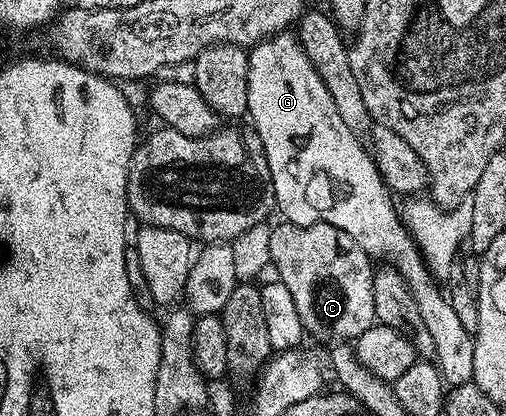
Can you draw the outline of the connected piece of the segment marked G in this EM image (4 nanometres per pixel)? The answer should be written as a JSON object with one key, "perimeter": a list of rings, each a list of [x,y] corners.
{"perimeter":[[[284,31],[250,46],[247,54],[247,111],[251,117],[250,128],[261,139],[265,159],[269,163],[269,175],[275,192],[275,204],[278,212],[283,212],[292,225],[313,225],[316,221],[325,221],[345,231],[367,252],[368,257],[382,259],[404,277],[409,291],[417,301],[418,310],[425,319],[426,329],[430,332],[435,348],[434,360],[439,372],[448,386],[470,385],[473,381],[473,351],[475,338],[467,331],[453,311],[448,295],[437,284],[427,269],[426,263],[415,245],[414,239],[407,232],[400,217],[396,202],[391,202],[393,193],[375,166],[372,154],[365,148],[364,142],[345,127],[337,107],[333,107],[333,95],[321,83],[321,75],[313,67],[309,55],[299,46],[298,36]]]}

